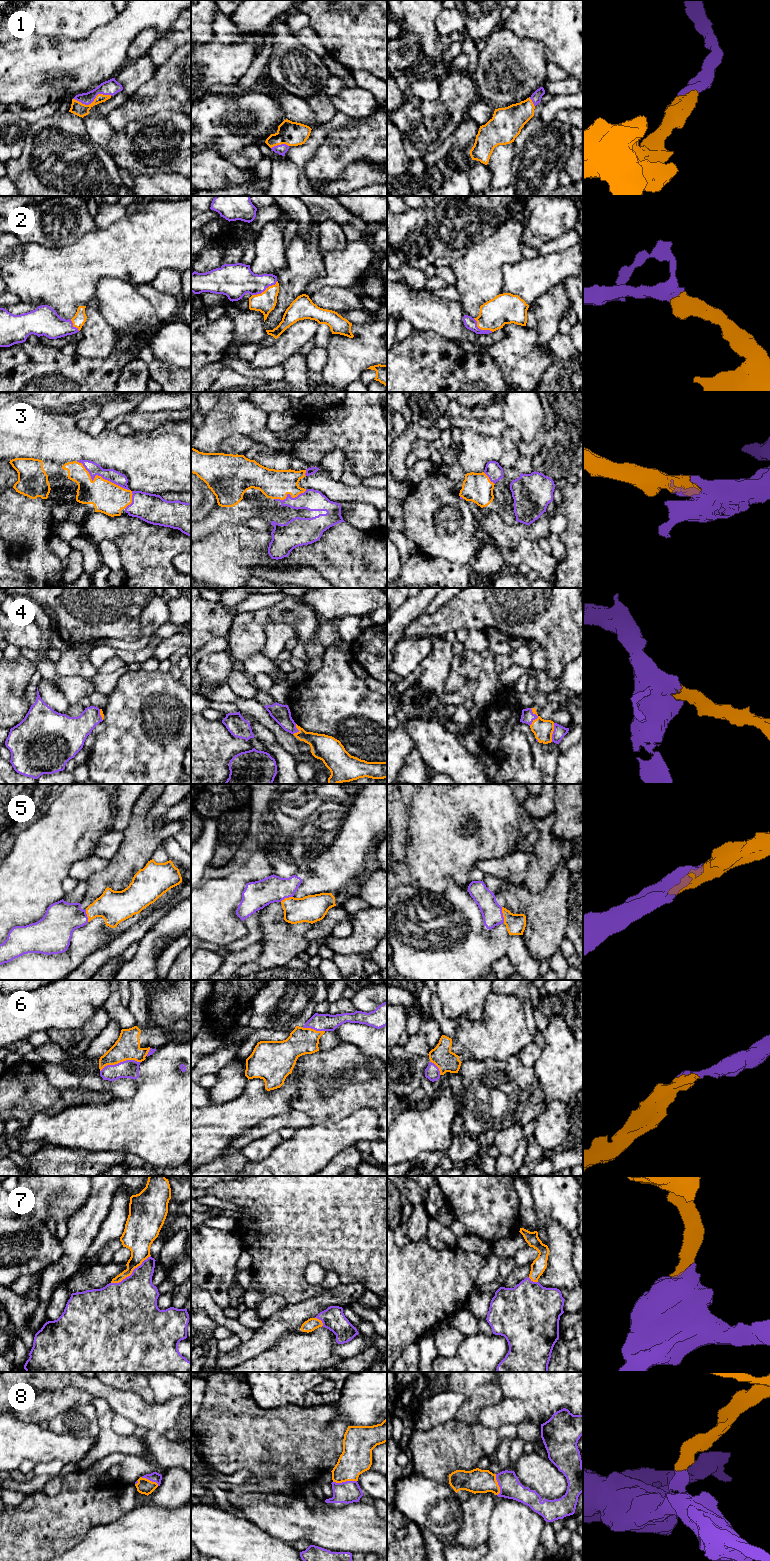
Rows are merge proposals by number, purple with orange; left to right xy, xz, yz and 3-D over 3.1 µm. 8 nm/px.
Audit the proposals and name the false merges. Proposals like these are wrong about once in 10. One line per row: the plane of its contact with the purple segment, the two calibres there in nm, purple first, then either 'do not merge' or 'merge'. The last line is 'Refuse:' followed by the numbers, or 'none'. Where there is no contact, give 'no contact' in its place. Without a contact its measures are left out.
1: meets purple in xy; 130 nm thick on the purple side, 110 nm on the other; merge
2: meets purple in xz; 280 nm thick on the purple side, 160 nm on the other; merge
3: meets purple in xy; 100 nm thick on the purple side, 260 nm on the other; merge
4: meets purple in yz; 100 nm thick on the purple side, 160 nm on the other; merge
5: meets purple in yz; 170 nm thick on the purple side, 160 nm on the other; merge
6: meets purple in xy; 140 nm thick on the purple side, 200 nm on the other; merge
7: meets purple in xy; 400 nm thick on the purple side, 190 nm on the other; merge
8: meets purple in xz; 180 nm thick on the purple side, 260 nm on the other; merge
Refuse: none

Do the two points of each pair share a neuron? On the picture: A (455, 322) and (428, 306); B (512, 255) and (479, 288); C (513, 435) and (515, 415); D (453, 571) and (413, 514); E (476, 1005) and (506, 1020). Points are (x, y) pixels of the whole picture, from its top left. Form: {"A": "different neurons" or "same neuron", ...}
{"A": "same neuron", "B": "same neuron", "C": "different neurons", "D": "different neurons", "E": "different neurons"}

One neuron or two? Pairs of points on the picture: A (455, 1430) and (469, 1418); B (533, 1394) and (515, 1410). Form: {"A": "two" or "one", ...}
{"A": "two", "B": "two"}

